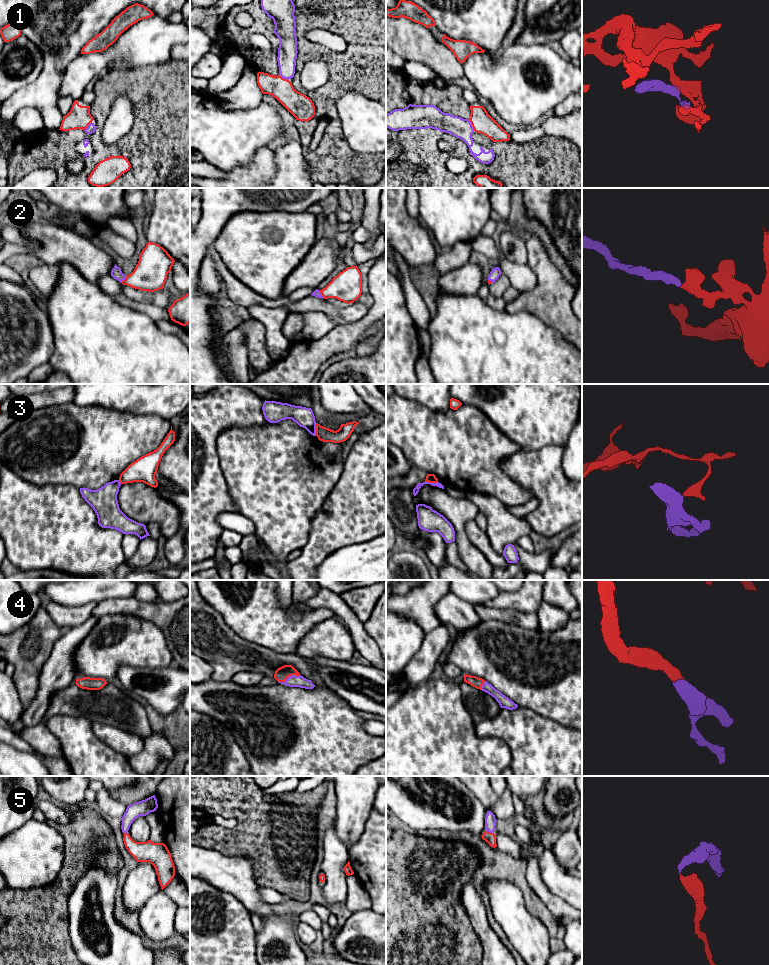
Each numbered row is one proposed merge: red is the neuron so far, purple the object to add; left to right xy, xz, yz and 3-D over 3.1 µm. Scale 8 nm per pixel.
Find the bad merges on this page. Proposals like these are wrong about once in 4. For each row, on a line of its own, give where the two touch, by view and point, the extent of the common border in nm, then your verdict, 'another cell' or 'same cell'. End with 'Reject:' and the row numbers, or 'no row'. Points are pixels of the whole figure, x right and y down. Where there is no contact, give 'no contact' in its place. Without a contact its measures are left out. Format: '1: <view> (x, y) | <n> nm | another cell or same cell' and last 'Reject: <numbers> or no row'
1: xz (283, 78) | 100 nm | same cell
2: xy (125, 279) | 70 nm | same cell
3: xz (316, 429) | 110 nm | another cell
4: xz (288, 676) | 190 nm | same cell
5: yz (489, 832) | 70 nm | same cell
Reject: 3

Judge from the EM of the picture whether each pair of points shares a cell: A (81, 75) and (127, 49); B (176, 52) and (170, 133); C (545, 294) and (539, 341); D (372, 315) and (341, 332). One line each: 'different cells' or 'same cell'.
A: same cell
B: different cells
C: different cells
D: same cell

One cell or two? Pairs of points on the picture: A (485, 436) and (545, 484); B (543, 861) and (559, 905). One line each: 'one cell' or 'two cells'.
A: two cells
B: two cells

